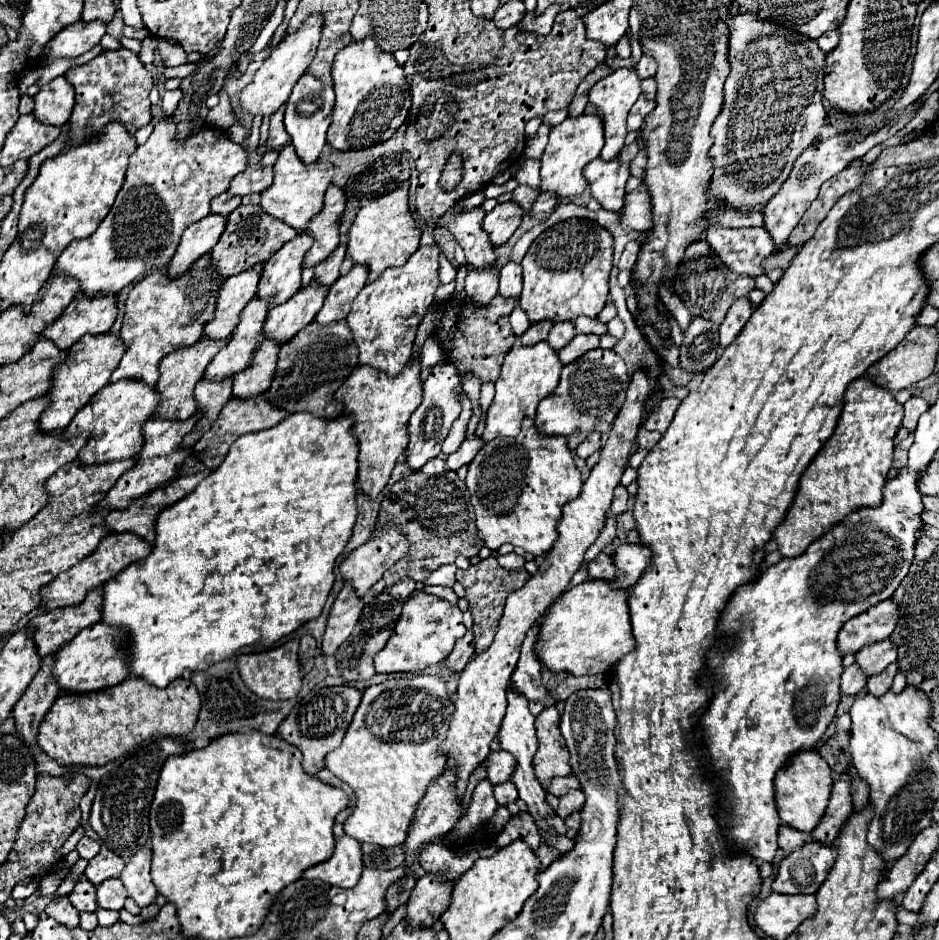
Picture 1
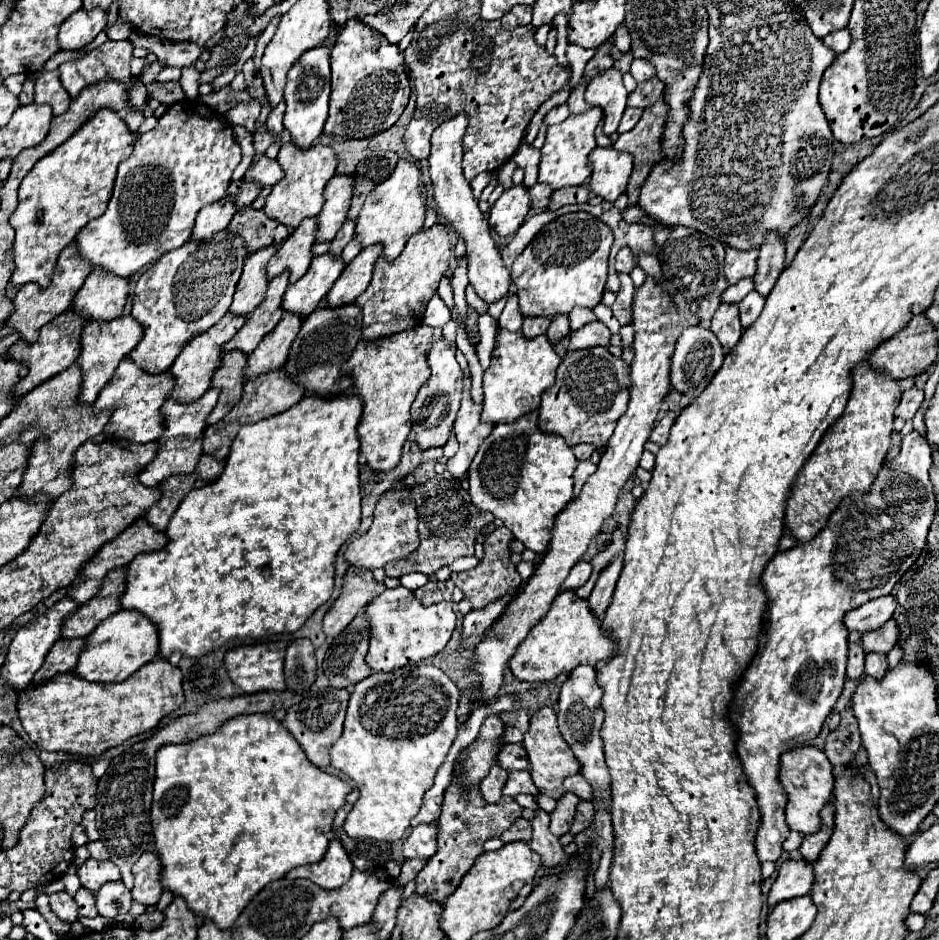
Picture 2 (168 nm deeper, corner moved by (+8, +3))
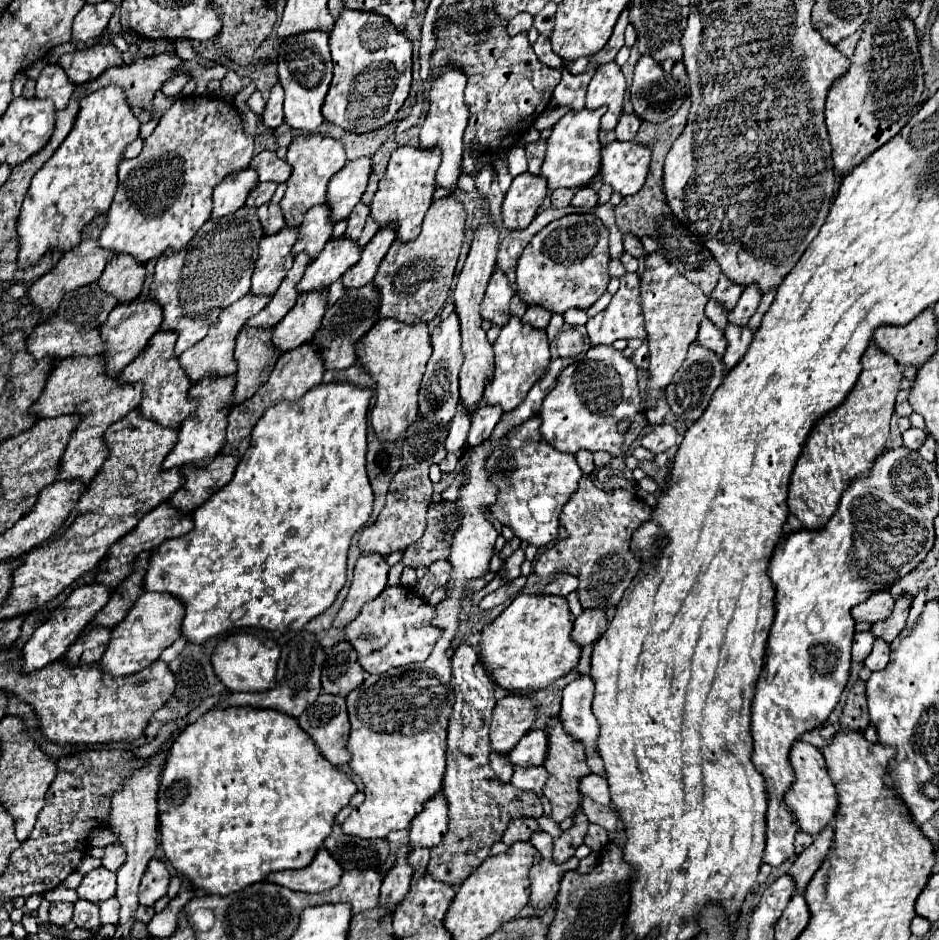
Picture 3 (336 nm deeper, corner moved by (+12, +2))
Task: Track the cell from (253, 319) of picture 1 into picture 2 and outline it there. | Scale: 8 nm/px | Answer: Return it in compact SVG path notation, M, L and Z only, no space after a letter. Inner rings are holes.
M279 274L269 282L267 296L259 308L255 308L245 322L245 326L231 338L223 348L225 352L229 350L241 350L245 354L251 354L263 336L267 336L281 320L283 314L279 314L279 302L283 302L283 290L287 290L289 278L287 274Z

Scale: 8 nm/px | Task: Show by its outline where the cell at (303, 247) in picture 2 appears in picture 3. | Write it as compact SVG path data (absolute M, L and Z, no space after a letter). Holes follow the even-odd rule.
M327 205L311 207L305 213L305 219L299 227L299 237L291 249L293 257L305 251L309 259L315 259L315 255L319 255L323 245L329 241L331 231L333 231L333 225L329 223L329 207Z

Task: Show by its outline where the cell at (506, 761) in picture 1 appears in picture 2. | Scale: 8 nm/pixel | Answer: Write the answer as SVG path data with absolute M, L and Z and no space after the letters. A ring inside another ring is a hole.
M505 744L503 750L499 752L499 766L503 766L505 770L523 770L529 768L527 762L527 750L521 744Z

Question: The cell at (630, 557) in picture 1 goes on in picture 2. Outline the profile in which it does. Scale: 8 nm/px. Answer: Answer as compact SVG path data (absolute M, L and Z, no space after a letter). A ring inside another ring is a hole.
M615 558L605 570L603 574L599 576L591 596L589 596L589 608L591 612L601 620L609 602L611 602L611 596L613 596L613 590L615 590L615 584L619 580L619 574L621 574L621 568L623 568L623 560L621 558Z

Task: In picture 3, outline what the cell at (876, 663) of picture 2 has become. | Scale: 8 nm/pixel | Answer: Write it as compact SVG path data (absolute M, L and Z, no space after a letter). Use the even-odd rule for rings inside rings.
M877 639L869 657L865 659L865 667L871 671L881 671L889 663L889 643L883 639Z

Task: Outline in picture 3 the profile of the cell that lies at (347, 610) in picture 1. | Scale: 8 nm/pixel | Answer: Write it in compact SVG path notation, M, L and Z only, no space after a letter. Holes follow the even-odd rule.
M371 553L371 555L359 557L353 571L353 583L349 587L347 599L343 601L341 611L337 613L333 621L333 627L343 629L347 623L351 623L359 615L361 607L367 601L373 601L375 597L379 597L379 593L387 585L387 571L389 567L381 555Z

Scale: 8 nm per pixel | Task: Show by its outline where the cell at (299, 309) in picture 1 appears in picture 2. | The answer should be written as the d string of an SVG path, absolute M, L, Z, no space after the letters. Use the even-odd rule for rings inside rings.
M329 252L315 256L307 274L287 288L283 296L283 310L299 312L301 316L311 314L319 306L319 302L327 296L327 292L341 276L345 266L347 264L341 258Z

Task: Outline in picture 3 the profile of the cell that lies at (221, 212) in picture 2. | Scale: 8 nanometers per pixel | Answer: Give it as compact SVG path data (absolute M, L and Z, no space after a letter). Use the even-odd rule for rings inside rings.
M251 169L237 171L235 175L229 175L219 183L213 191L213 211L211 219L219 219L225 215L235 213L239 207L243 207L251 187L255 187L259 179L255 179L255 173Z

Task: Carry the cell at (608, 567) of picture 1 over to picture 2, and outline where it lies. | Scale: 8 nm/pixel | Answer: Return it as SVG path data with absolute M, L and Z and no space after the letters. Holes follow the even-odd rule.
M589 562L575 564L563 582L563 590L577 590L579 586L583 586L589 580L589 576L591 576L591 564Z

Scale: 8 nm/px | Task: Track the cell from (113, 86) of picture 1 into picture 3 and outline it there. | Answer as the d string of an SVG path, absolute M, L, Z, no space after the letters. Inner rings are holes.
M99 43L75 53L61 55L59 65L75 85L81 85L99 77L107 67L123 65L123 53L111 43Z

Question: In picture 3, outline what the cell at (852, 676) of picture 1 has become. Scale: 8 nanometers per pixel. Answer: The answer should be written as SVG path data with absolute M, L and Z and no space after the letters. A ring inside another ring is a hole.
M865 631L865 633L855 633L855 639L853 639L853 661L865 661L865 657L871 653L871 647L873 647L873 641L875 637Z

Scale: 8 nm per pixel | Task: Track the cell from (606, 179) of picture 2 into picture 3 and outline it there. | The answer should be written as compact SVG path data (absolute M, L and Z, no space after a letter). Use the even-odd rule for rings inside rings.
M613 141L601 147L601 183L613 187L623 197L635 195L649 171L651 153L639 143Z

